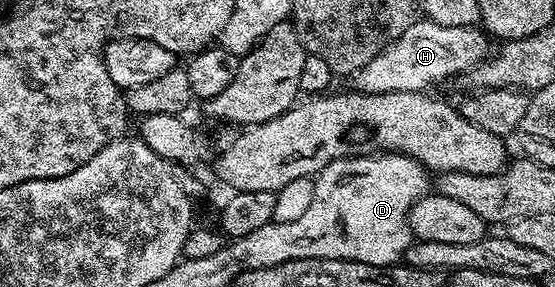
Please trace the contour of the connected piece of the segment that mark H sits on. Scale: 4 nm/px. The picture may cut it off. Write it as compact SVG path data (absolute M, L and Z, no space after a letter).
M420 18L416 24L409 26L409 30L405 30L405 34L385 46L385 50L381 50L373 62L355 73L354 87L369 94L421 92L430 89L430 84L439 84L462 72L470 73L488 55L486 39L488 37L475 26L441 26L432 20Z

